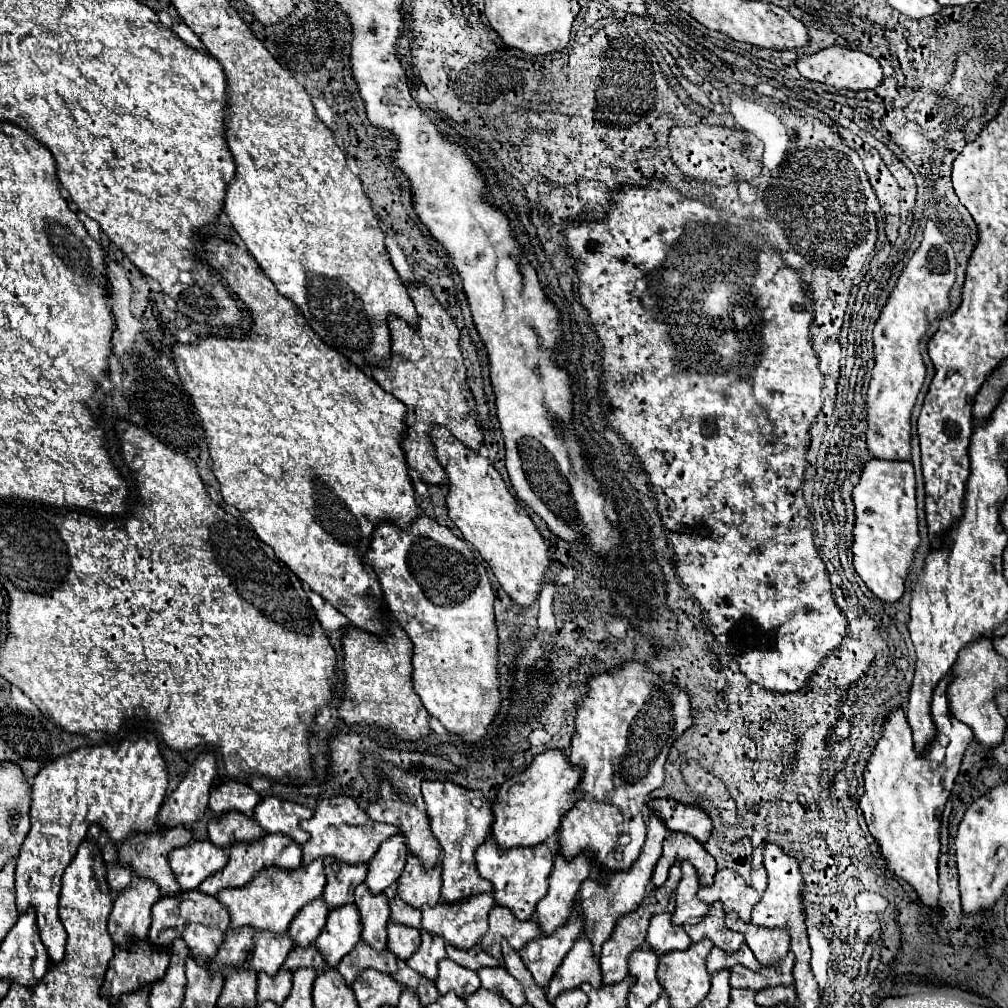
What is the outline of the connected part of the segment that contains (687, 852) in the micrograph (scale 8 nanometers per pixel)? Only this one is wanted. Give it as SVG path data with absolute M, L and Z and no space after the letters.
M671 833L663 843L663 855L657 861L657 867L655 867L655 873L653 873L653 885L659 887L659 885L665 883L667 871L675 863L675 859L689 861L697 869L701 885L713 883L713 877L715 877L715 871L717 871L715 859L705 851L705 847L701 843L697 843L697 839L693 839L691 835Z

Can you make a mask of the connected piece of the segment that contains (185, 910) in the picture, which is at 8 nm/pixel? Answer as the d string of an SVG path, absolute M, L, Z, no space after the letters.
M199 889L183 891L181 895L163 895L161 901L153 905L153 923L149 929L149 941L155 947L171 947L171 943L177 937L183 937L189 951L193 953L195 961L203 967L209 965L209 961L215 957L217 947L221 945L223 933L229 929L229 913L221 903L215 899L209 899L209 895L201 895Z

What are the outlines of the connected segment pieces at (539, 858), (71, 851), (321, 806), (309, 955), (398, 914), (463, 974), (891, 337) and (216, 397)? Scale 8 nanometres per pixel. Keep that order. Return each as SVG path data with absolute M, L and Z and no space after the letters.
M487 837L483 845L475 851L477 871L483 879L493 883L495 903L509 907L513 915L521 921L533 919L535 905L547 893L547 879L553 869L553 853L547 843L539 843L537 847L513 847L513 851L501 851L493 837Z
M129 731L129 737L121 743L79 747L69 755L61 755L33 779L31 831L17 857L15 897L19 913L35 907L37 927L51 963L61 961L67 939L57 913L61 875L75 857L89 825L99 823L115 843L125 841L133 833L153 831L165 791L167 765L159 753L157 739L139 731Z
M331 797L331 799L321 799L317 803L317 809L313 813L311 819L301 821L301 829L305 829L311 837L309 841L303 845L303 865L311 863L317 857L325 857L325 855L335 855L339 861L343 863L367 863L369 859L373 859L373 855L377 853L377 849L381 847L381 843L393 835L397 835L397 827L393 825L383 825L383 823L375 823L367 817L367 813L363 809L359 809L357 801L353 797Z
M293 947L285 959L285 967L295 971L297 967L315 967L321 969L325 967L325 959L321 959L321 953L313 947Z
M397 883L389 885L385 889L385 895L389 897L389 907L391 907L391 919L395 923L403 923L409 927L421 927L421 911L415 907L409 907L405 901L399 899L397 895Z
M441 959L439 975L437 975L435 983L437 983L437 989L441 995L445 995L447 991L455 991L463 999L481 987L479 975L475 971L469 971L451 959Z
M927 221L923 241L901 271L873 329L875 367L867 389L867 447L877 459L911 459L909 419L925 379L919 339L927 331L927 307L939 305L939 313L949 307L949 289L955 283L955 267L953 247L943 239L937 225Z
M217 237L205 239L203 249L205 249L205 257L207 257L207 263L211 265L211 269L213 271L223 269L221 277L227 281L229 291L235 293L235 297L239 301L243 301L243 305L251 313L251 331L247 333L247 337L241 337L241 339L199 337L195 343L175 343L171 347L179 379L185 387L185 391L189 393L189 397L193 399L193 407L199 415L199 425L205 431L205 443L209 447L209 455L211 455L211 463L213 463L211 467L213 467L213 473L221 485L223 501L237 507L241 511L241 515L251 523L257 537L263 543L271 545L275 555L301 581L305 581L315 593L319 593L325 601L329 601L353 625L357 625L369 633L381 635L385 631L385 617L383 617L383 609L381 609L383 607L381 587L379 587L375 571L363 563L363 555L369 549L371 533L377 527L377 523L387 519L387 521L397 523L399 527L409 527L409 523L417 517L417 501L413 495L411 479L407 475L407 461L405 461L405 455L401 451L401 435L405 435L405 413L407 413L407 409L401 401L397 401L393 395L383 391L375 379L367 377L357 365L349 363L349 359L345 359L339 351L335 351L327 343L323 343L317 337L317 333L307 325L307 319L301 315L301 311L287 297L277 293L273 281L263 273L263 269L257 265L257 261L247 251L239 249L235 243L229 243L229 241L223 241Z

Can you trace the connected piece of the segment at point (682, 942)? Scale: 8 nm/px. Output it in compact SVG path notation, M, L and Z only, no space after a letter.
M657 913L649 923L647 945L657 953L669 953L675 949L687 949L691 939L681 925L671 923L671 913Z

